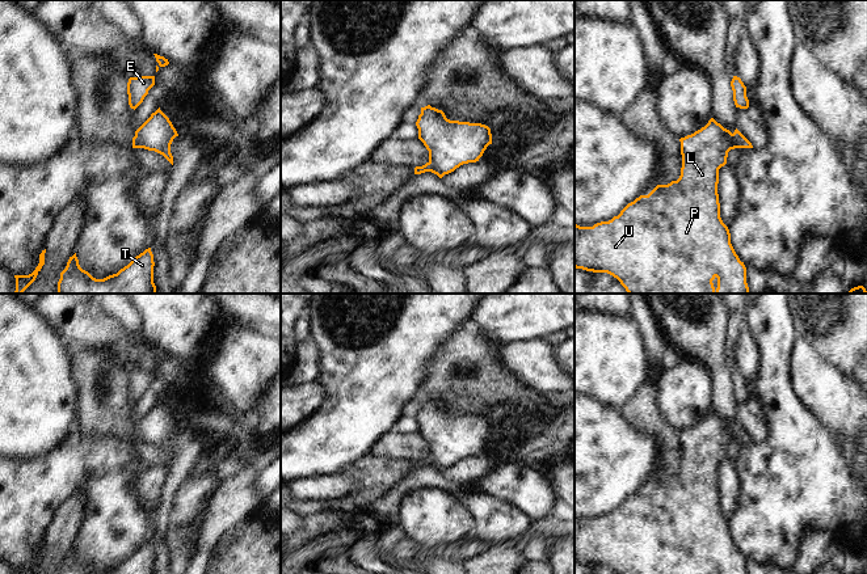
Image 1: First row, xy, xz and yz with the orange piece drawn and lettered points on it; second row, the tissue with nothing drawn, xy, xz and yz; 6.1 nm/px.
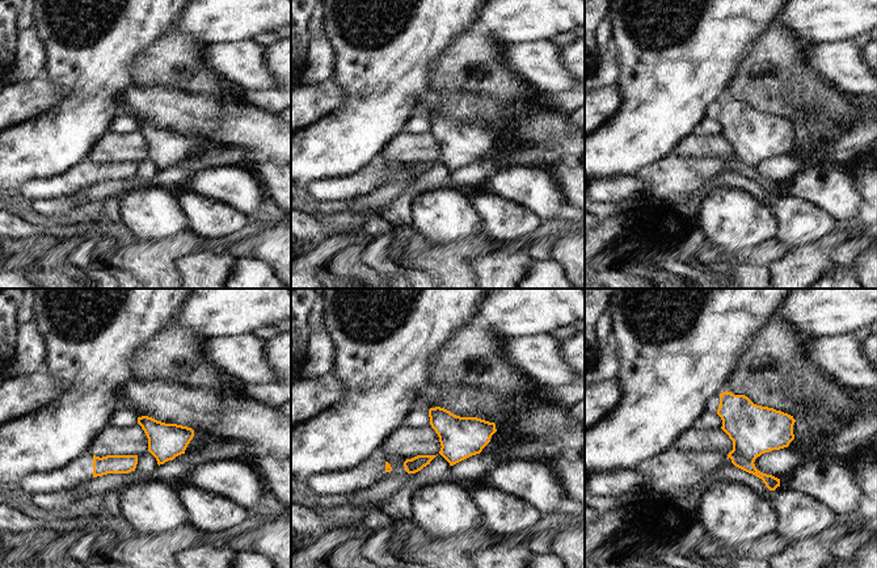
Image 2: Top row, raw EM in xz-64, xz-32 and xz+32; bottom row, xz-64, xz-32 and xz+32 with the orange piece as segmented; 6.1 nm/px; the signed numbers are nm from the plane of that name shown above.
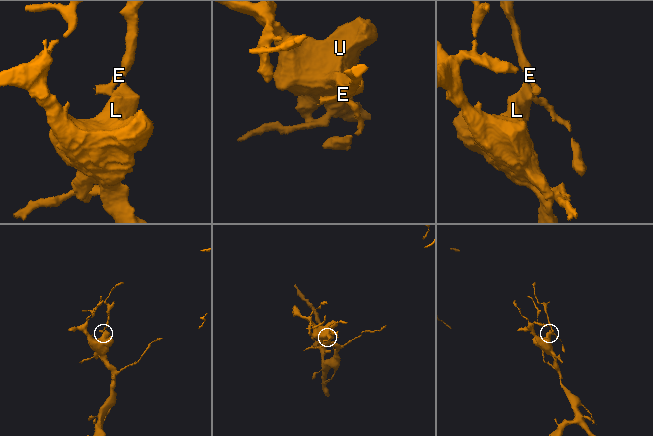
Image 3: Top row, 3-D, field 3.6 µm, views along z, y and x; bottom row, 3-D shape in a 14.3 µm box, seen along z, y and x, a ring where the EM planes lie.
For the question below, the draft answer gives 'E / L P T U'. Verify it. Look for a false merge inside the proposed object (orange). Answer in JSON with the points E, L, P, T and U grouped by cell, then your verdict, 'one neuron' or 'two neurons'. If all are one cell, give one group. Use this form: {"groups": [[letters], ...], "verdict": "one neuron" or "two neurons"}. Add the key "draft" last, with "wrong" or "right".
{"groups": [["E"], ["L", "P", "T", "U"]], "verdict": "two neurons", "draft": "right"}

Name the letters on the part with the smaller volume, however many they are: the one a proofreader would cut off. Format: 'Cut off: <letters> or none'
Cut off: E

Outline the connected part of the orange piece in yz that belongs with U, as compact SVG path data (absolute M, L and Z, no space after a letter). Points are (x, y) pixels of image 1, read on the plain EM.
M711 411L700 423L681 431L682 461L677 474L657 478L609 515L593 520L575 518L575 561L607 566L618 574L746 574L746 561L720 511L717 488L719 463L741 429Z

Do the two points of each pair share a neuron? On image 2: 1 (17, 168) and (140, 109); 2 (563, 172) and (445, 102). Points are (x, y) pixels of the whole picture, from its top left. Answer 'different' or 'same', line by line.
1: different
2: different

